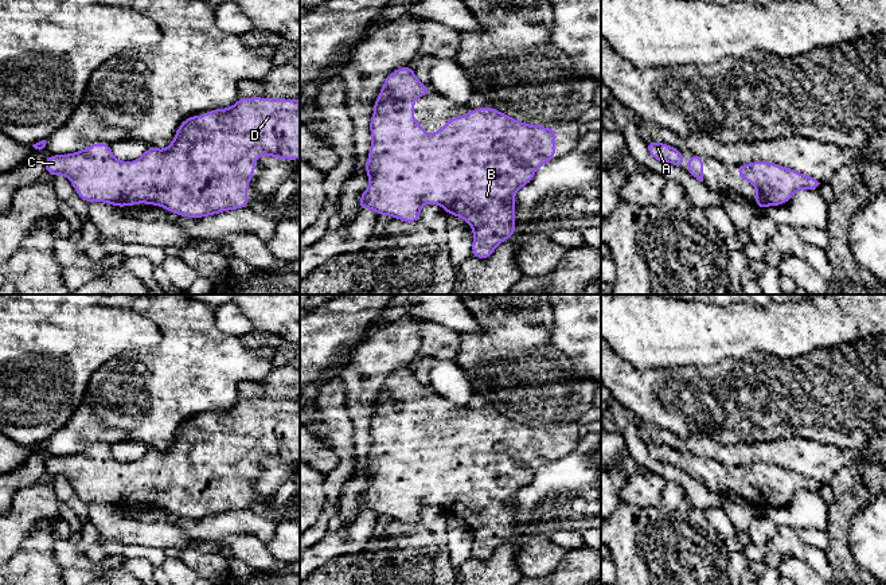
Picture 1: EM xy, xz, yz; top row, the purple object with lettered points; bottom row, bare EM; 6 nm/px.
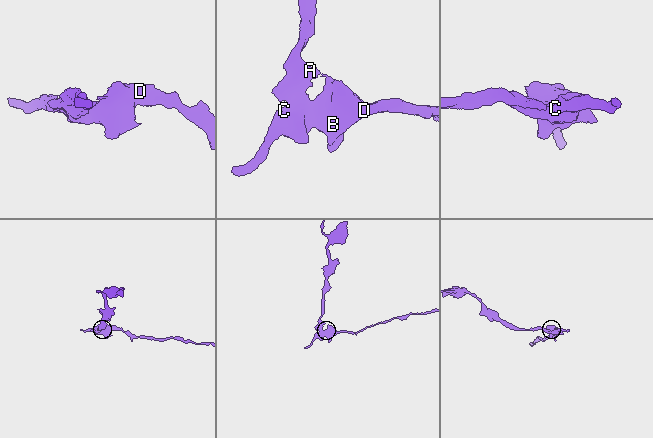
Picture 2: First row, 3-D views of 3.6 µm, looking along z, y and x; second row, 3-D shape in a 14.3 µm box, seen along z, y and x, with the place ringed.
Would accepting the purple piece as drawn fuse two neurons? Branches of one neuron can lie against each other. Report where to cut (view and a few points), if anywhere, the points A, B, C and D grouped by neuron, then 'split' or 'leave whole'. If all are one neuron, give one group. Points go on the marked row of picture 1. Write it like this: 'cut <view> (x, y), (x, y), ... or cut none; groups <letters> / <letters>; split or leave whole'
cut none; groups A B C D; leave whole

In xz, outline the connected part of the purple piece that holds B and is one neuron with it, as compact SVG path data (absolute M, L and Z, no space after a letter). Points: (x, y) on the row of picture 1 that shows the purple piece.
M410 65L389 74L379 97L374 102L374 116L370 118L372 143L367 164L370 186L360 194L359 210L372 208L378 215L390 215L403 222L418 222L422 206L428 202L440 204L448 215L462 218L473 229L472 256L487 260L496 246L512 237L515 230L515 192L527 186L536 169L554 159L555 128L528 125L508 117L493 108L472 109L461 117L453 117L430 136L421 122L413 118L414 101L418 95L430 95L426 87L411 70Z

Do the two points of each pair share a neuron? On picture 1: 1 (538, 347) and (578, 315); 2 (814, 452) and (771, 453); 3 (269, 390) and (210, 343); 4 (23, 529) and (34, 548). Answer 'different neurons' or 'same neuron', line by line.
1: different neurons
2: same neuron
3: different neurons
4: different neurons

